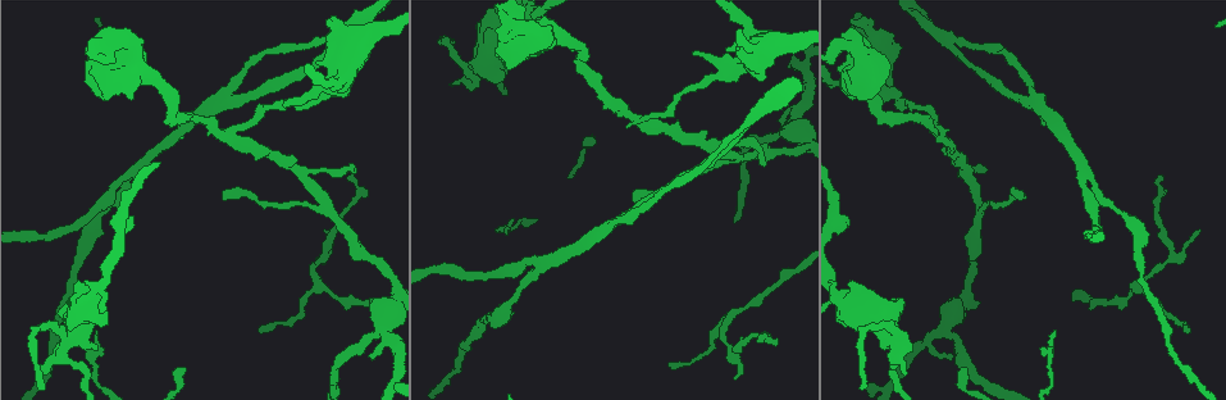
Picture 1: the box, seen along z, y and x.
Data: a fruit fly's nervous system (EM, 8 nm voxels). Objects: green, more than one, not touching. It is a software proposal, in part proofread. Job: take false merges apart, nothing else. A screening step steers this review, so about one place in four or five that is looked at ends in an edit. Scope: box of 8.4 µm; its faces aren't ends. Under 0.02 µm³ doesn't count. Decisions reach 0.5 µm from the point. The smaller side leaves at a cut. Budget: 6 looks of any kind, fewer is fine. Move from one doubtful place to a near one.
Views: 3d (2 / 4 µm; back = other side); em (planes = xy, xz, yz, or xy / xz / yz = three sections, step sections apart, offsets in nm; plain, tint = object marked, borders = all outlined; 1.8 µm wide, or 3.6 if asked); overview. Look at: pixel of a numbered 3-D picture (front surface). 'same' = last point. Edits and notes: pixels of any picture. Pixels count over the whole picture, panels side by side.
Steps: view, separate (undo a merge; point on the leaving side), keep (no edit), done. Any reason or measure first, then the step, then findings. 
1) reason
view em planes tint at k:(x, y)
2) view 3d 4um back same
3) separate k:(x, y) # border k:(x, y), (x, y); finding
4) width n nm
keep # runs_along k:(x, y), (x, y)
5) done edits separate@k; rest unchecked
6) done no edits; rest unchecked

touches itself
view 3d 2um back at 1:(737, 134)

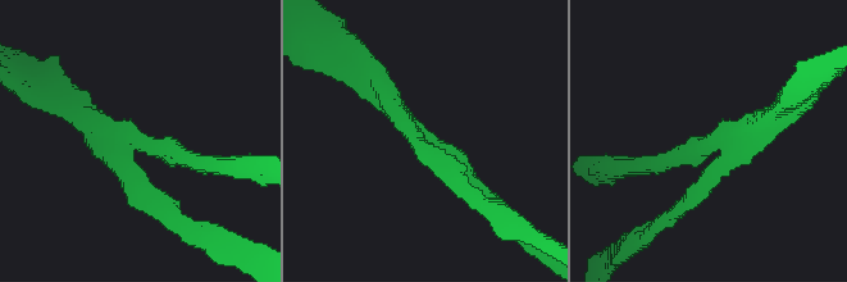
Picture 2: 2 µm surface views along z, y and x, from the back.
view em planes tint at 2:(428, 147)

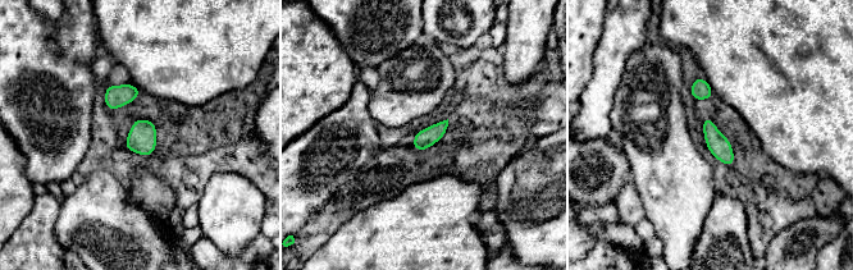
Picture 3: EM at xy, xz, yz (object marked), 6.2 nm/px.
width 120 nm
keep # all the same neuron

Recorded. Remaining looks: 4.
arms part here
view em yz step 4 tint at 1:(631, 216)

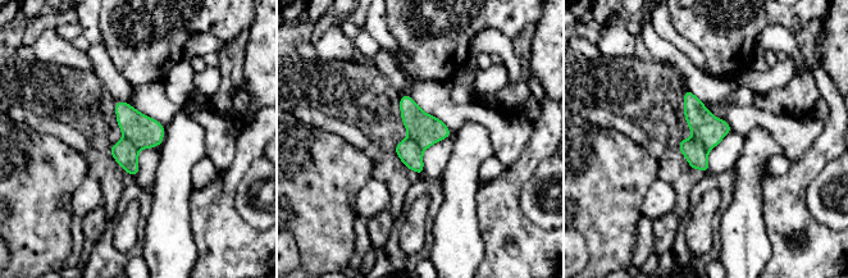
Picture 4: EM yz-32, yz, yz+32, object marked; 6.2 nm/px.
another direction
view em planes tint same

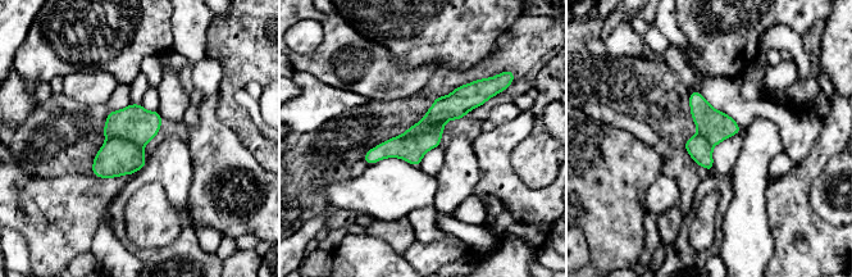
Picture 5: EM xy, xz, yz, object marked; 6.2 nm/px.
keep # runs_along 5:(482, 89), (409, 146), (367, 158); one neuron here

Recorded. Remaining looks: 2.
arms part here
view em planes borders at 1:(233, 136)

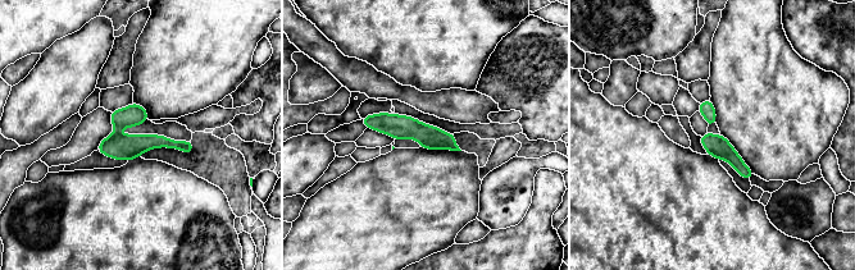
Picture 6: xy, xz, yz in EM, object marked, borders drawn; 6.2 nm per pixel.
keep # runs_along 6:(365, 119), (410, 127), (454, 147); all the same neuron

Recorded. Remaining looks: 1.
done no edits; rest unchecked

